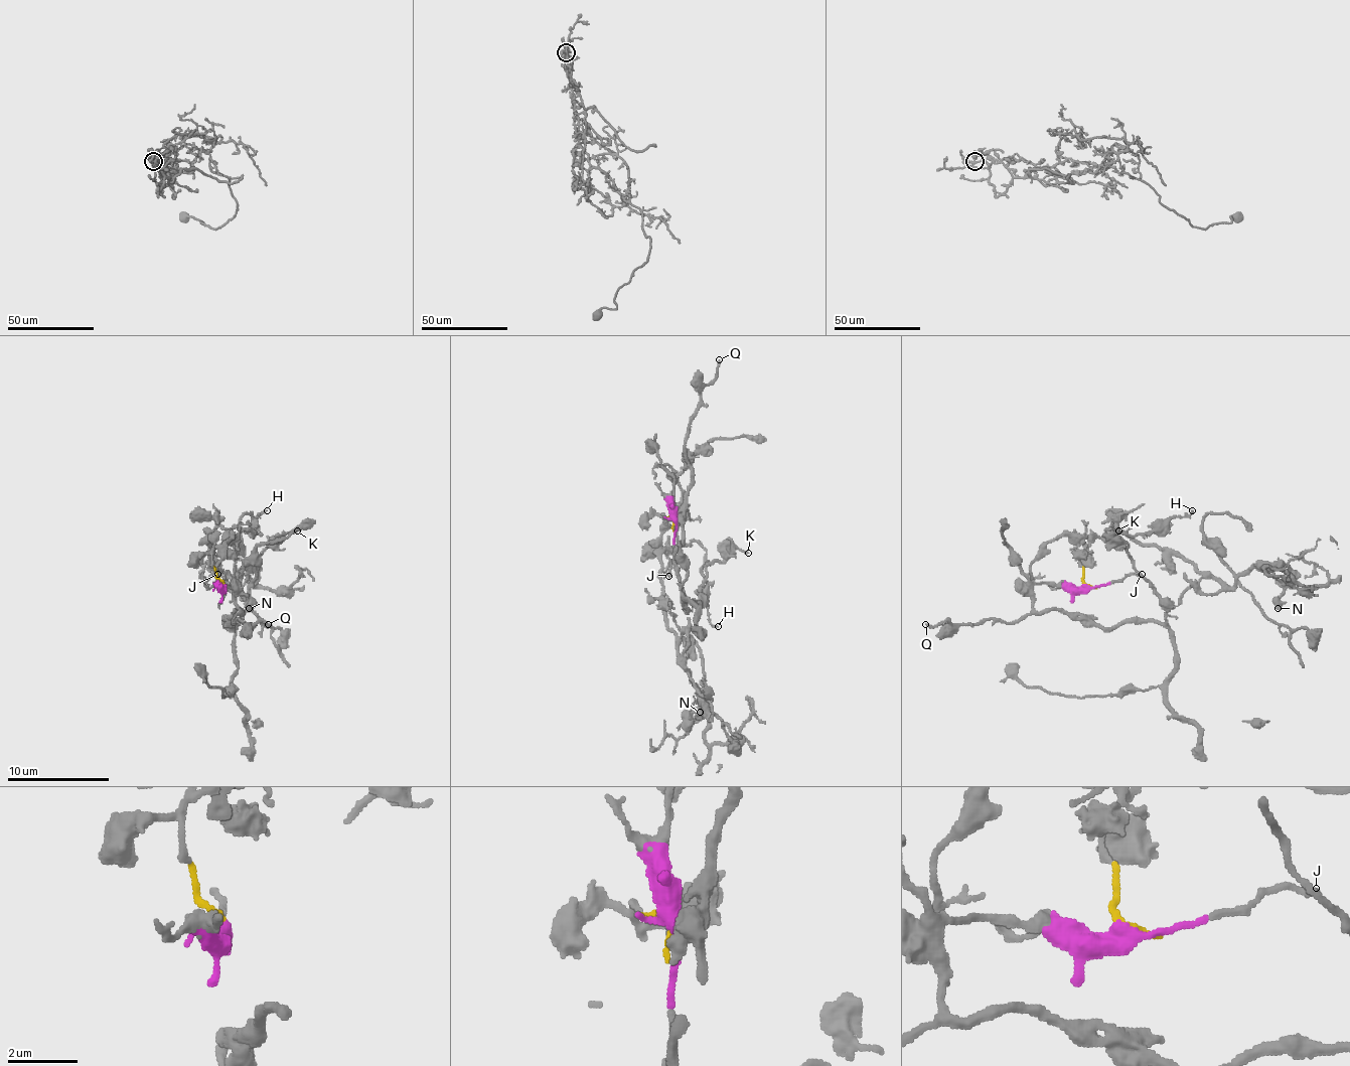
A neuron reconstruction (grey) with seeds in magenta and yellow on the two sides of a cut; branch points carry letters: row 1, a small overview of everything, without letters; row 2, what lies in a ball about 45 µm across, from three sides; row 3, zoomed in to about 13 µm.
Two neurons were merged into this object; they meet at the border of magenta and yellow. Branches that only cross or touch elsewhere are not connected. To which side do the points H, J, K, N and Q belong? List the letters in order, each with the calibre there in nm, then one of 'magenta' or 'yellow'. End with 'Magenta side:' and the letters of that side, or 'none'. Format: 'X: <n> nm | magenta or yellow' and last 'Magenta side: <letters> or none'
H: 140 nm | yellow
J: 160 nm | magenta
K: 150 nm | magenta
N: 550 nm | yellow
Q: 180 nm | magenta
Magenta side: J, K, Q

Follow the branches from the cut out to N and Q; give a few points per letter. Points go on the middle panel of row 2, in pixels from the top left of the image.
N: (674, 520), (661, 512), (664, 622), (674, 635), (678, 655), (690, 673), (695, 696), (690, 717), (701, 712)
Q: (674, 520), (672, 479), (690, 464), (685, 446), (690, 416), (695, 410), (701, 390), (716, 377), (718, 359)

